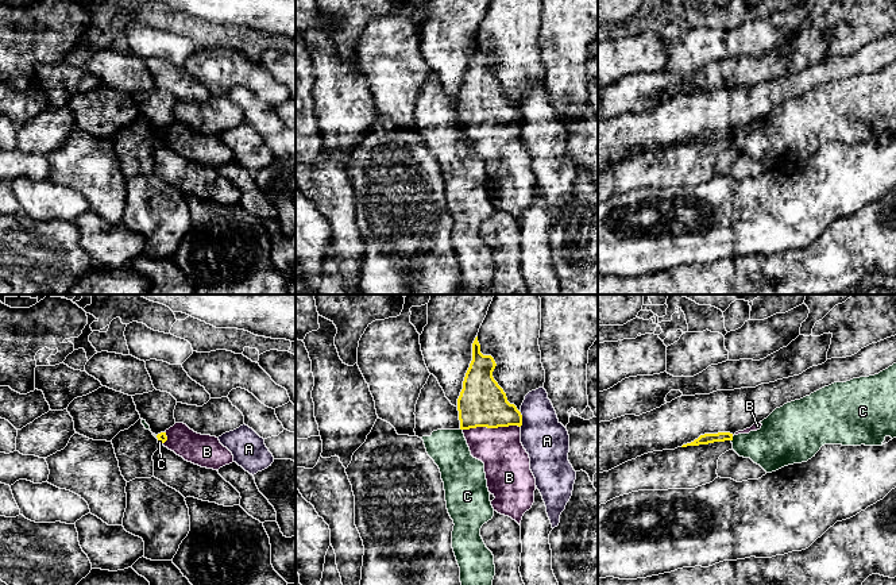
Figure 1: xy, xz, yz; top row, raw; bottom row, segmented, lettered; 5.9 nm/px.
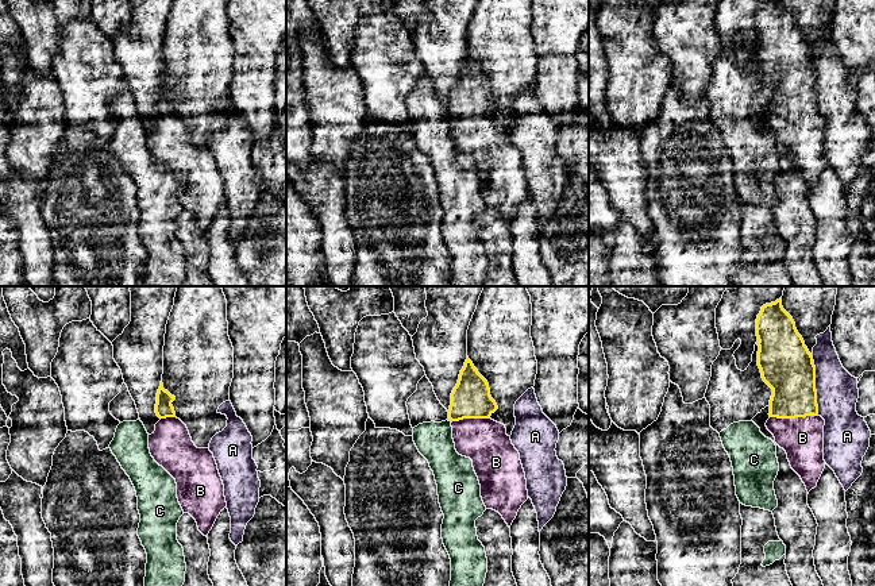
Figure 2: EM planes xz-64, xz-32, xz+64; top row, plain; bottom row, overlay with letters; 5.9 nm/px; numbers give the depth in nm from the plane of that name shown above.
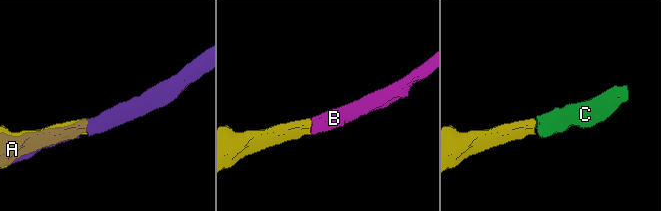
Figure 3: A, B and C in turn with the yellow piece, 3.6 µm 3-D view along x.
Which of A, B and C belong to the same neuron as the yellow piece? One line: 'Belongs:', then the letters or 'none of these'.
Belongs: B

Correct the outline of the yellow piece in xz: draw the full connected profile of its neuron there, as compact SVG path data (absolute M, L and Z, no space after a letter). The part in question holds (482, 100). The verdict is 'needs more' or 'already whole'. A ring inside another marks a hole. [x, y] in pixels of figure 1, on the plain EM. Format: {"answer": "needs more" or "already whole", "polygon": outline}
{"answer": "needs more", "polygon": "M478 34L472 41L472 58L463 78L457 96L460 127L464 131L471 153L484 161L488 189L495 195L491 199L494 208L509 213L521 222L522 213L534 200L536 176L530 168L530 155L521 141L522 112L514 101L507 99L506 91L493 74L497 61L491 53L480 50Z"}

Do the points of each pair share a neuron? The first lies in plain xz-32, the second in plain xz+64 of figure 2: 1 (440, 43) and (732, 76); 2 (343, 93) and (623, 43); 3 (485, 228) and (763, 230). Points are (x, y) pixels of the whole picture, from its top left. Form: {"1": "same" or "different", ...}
{"1": "different", "2": "same", "3": "different"}

